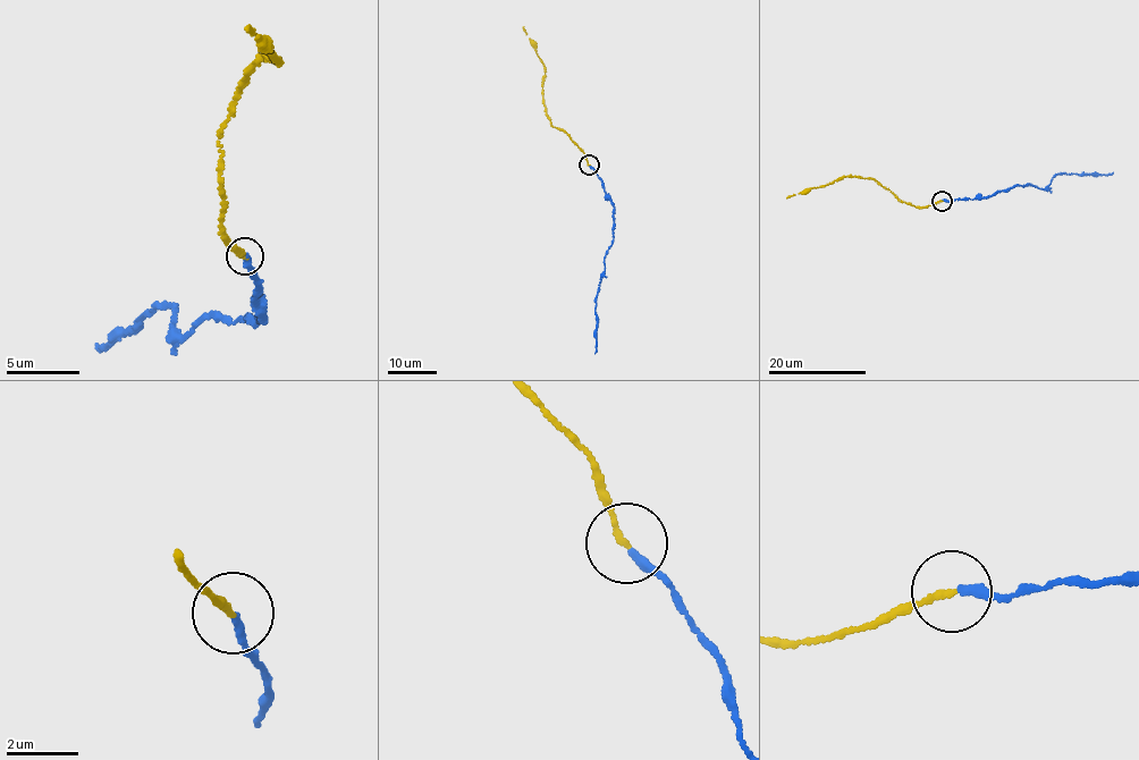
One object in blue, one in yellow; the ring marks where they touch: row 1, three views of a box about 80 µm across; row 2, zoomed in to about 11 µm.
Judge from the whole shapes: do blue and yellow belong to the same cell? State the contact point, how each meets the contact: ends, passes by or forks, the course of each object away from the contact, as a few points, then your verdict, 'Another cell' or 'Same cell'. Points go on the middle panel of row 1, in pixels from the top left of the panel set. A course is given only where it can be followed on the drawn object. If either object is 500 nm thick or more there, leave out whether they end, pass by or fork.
Place: (589, 165). At the ring blue ends. At the ring yellow ends. Course of blue: (590, 165), (613, 204), (614, 220), (614, 241), (606, 255), (596, 302), (595, 353). Course of yellow: (589, 165), (568, 134), (550, 125), (542, 91), (543, 65), (523, 26). Same cell

